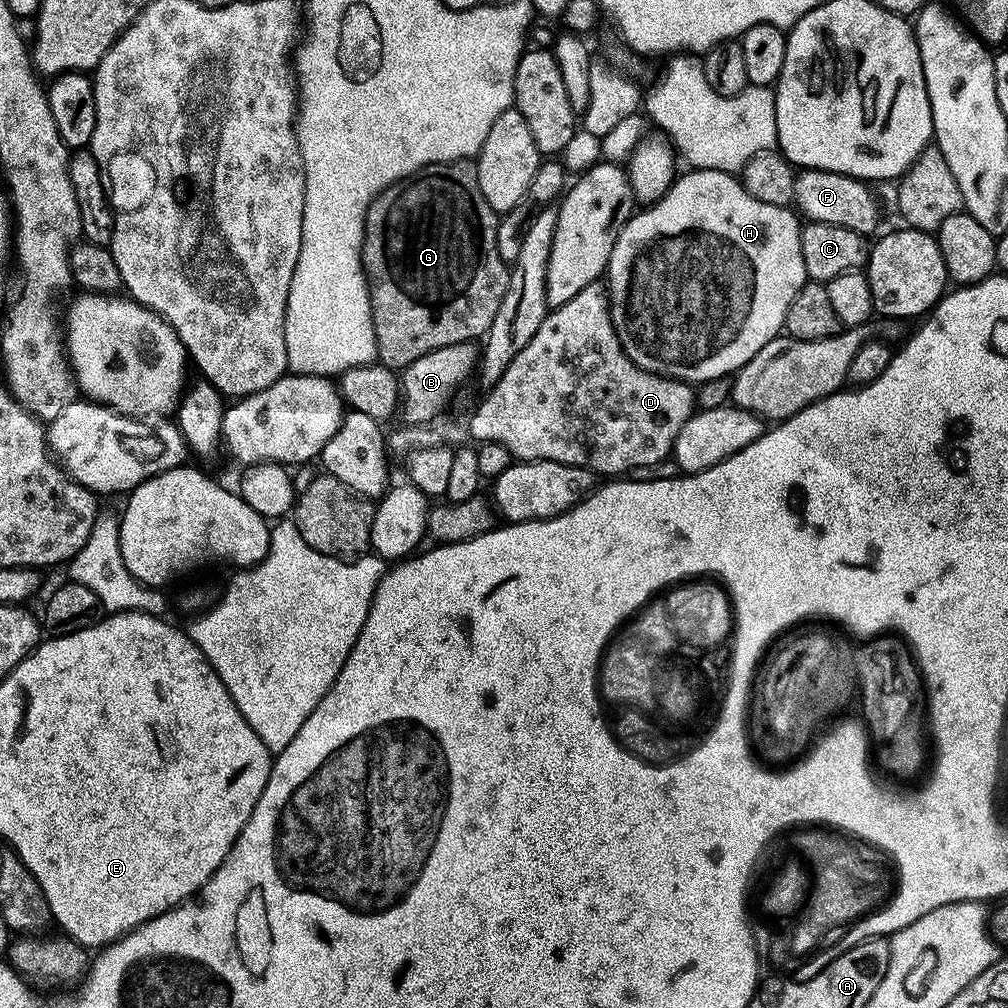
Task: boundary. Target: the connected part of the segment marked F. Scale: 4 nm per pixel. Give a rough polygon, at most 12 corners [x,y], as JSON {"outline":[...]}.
{"outline":[[817,168],[795,175],[805,221],[865,238],[880,204],[865,181]]}

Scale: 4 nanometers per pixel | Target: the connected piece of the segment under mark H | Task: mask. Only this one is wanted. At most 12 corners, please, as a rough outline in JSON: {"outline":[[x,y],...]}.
{"outline":[[677,175],[608,259],[642,370],[699,386],[781,335],[791,207]]}

